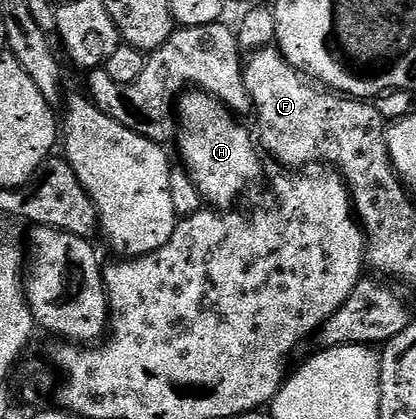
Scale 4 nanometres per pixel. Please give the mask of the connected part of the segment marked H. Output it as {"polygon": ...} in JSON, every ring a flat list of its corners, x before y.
{"polygon":[[187,90,177,101,177,145,187,163,183,164,202,199,215,210,230,209,234,205,231,203,263,172,252,129,250,132,234,119,238,120,208,92]]}

